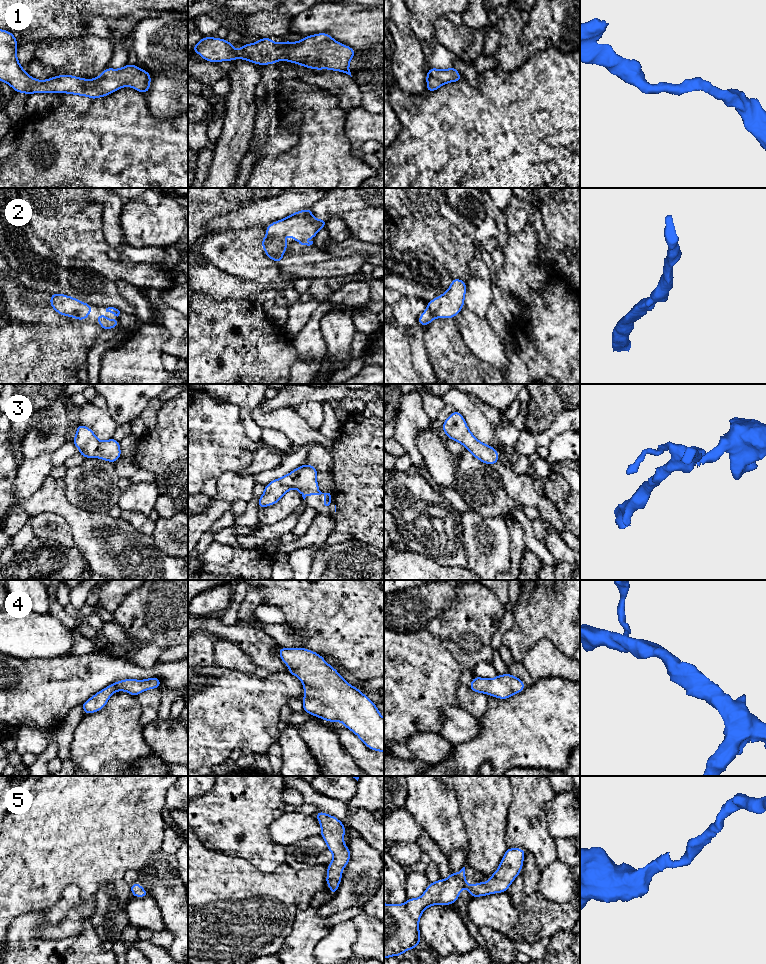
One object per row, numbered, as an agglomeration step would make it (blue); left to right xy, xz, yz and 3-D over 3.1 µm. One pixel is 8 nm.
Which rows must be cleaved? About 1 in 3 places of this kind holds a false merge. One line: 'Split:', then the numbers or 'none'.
Split: none

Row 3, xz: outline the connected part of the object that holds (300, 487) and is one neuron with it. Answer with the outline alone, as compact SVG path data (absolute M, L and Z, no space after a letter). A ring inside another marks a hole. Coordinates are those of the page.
M304 464L283 477L272 480L265 486L262 496L258 500L258 509L275 505L289 490L297 489L303 499L309 495L324 495L324 505L331 503L330 493L322 493L319 490L317 469L309 464Z

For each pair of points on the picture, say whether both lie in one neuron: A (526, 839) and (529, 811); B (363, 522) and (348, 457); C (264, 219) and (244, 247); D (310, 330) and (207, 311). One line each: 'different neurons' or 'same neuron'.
A: same neuron
B: same neuron
C: different neurons
D: different neurons

